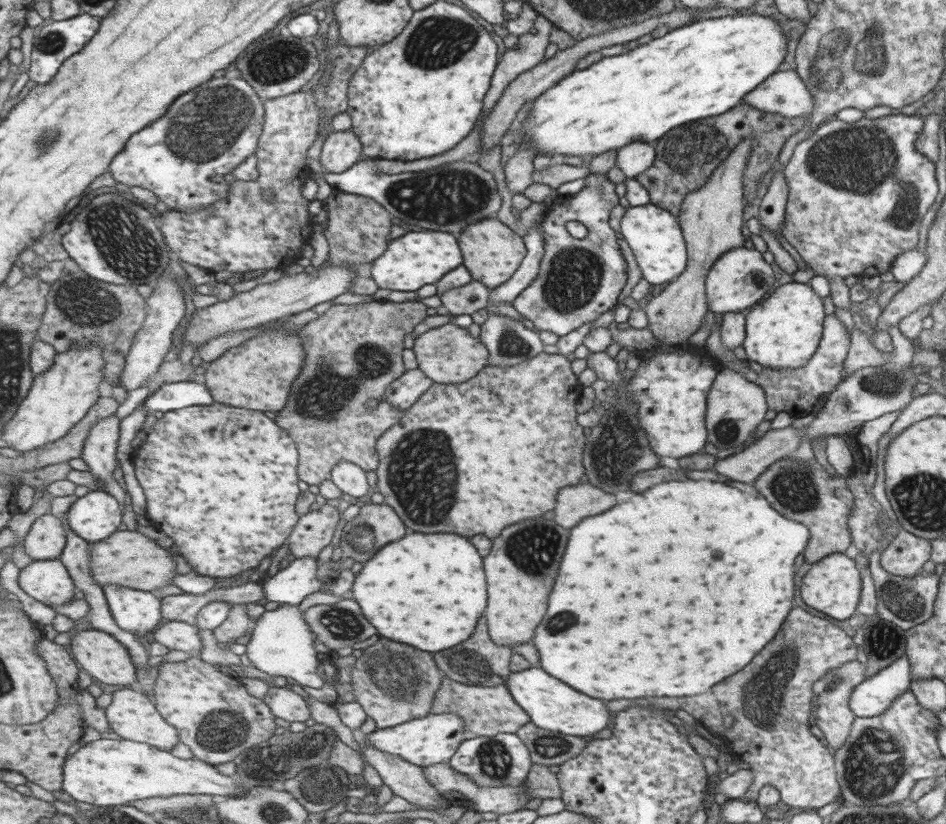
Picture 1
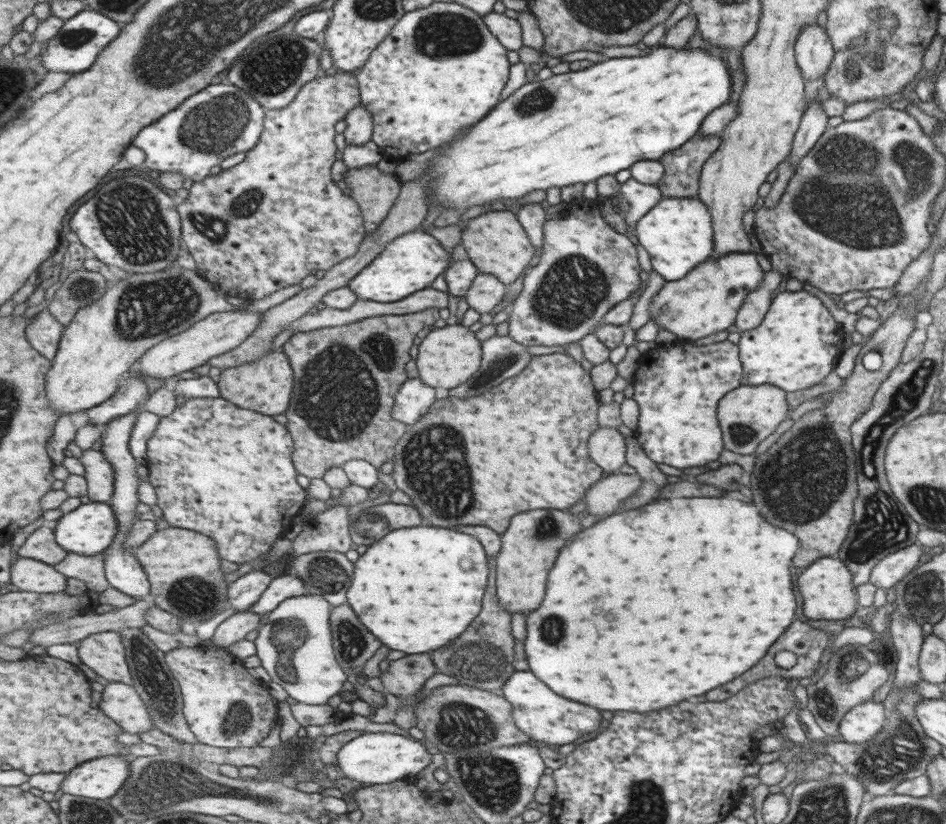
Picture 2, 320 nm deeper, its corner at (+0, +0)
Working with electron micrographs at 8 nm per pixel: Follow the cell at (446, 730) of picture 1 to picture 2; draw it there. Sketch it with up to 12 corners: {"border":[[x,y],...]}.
{"border":[[366,732],[337,765],[351,780],[412,779],[430,763],[413,738]]}

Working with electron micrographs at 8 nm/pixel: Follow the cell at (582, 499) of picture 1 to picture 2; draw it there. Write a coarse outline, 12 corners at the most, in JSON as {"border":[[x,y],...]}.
{"border":[[610,473],[591,485],[585,507],[613,514],[643,481],[637,473]]}

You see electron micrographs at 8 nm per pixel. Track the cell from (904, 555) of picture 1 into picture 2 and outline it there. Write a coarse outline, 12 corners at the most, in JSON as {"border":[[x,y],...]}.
{"border":[[914,543],[884,556],[868,583],[886,590],[913,571]]}

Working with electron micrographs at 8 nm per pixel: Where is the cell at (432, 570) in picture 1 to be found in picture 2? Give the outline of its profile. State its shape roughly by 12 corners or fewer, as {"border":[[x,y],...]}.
{"border":[[417,526],[355,564],[381,644],[445,646],[477,616],[481,544]]}

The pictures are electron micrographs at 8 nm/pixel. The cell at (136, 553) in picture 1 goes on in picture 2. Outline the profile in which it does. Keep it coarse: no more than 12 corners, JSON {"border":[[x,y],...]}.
{"border":[[170,526],[135,554],[155,604],[205,620],[231,606],[213,538]]}

